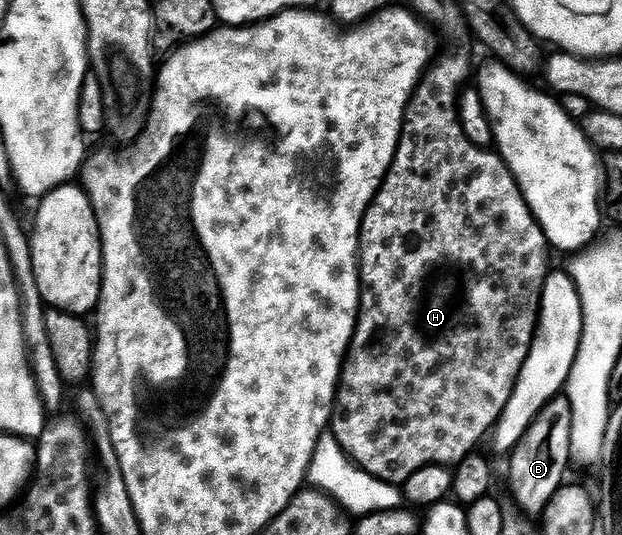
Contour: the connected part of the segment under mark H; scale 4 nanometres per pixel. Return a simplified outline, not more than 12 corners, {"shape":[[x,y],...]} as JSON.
{"shape":[[424,74],[359,234],[330,434],[403,484],[492,434],[549,244]]}

